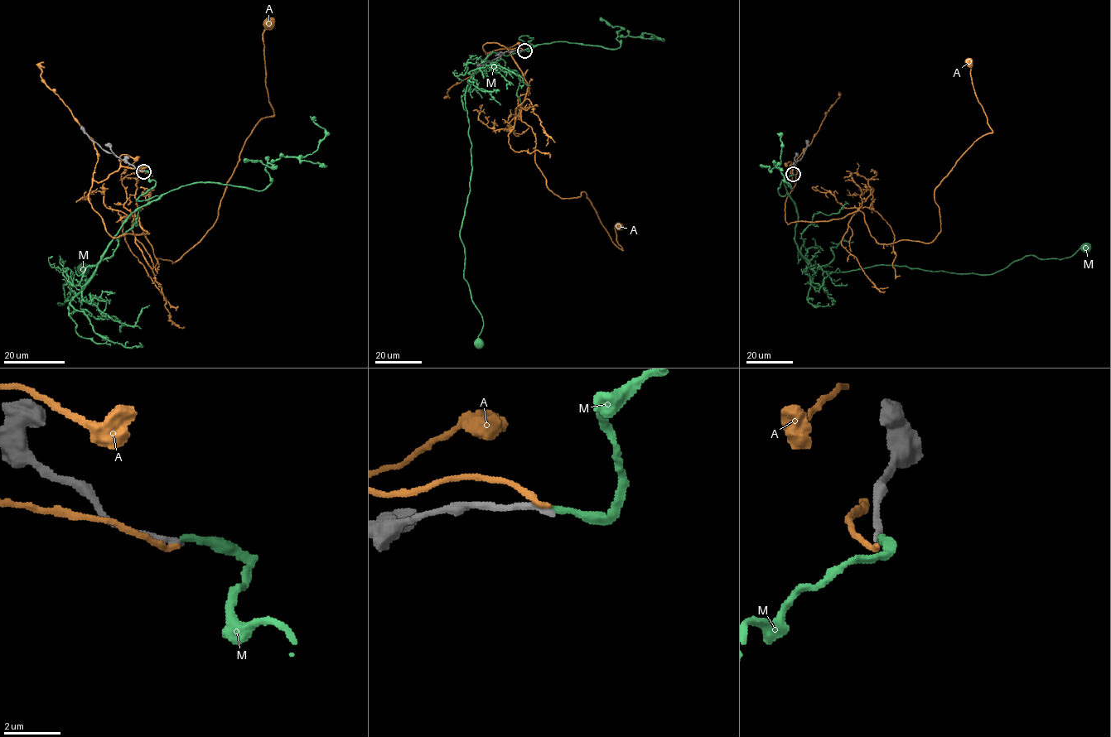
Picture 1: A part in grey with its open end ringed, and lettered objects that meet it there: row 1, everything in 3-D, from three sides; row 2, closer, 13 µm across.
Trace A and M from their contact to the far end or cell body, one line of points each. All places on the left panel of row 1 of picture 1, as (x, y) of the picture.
A: (142, 171), (88, 199), (175, 262), (274, 114), (268, 23)
M: (143, 171), (155, 185), (137, 199), (159, 197), (58, 305), (70, 278), (89, 282), (82, 268)

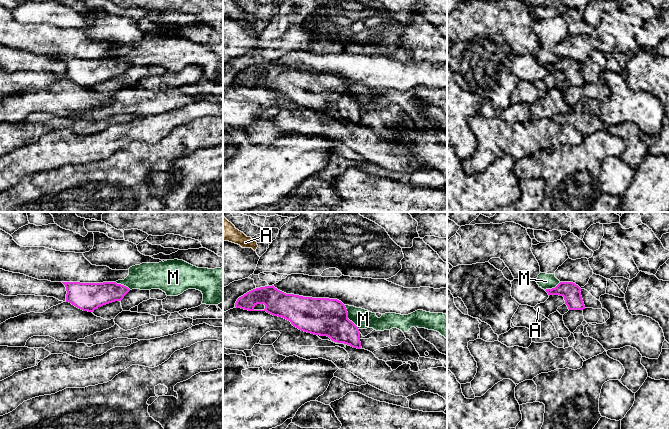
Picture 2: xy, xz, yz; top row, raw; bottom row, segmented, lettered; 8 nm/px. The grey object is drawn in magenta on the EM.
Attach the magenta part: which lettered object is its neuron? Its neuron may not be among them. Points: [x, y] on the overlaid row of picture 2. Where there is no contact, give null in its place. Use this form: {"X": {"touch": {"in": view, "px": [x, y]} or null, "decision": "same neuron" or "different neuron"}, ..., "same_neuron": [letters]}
{"A": {"touch": null, "decision": "different neuron"}, "M": {"touch": {"in": "xz", "px": [347, 317]}, "decision": "different neuron"}, "same_neuron": []}

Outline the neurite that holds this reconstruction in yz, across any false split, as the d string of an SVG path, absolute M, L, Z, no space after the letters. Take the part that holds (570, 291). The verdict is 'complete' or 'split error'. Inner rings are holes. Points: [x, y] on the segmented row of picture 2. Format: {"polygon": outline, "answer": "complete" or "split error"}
{"polygon": "M560 282L555 288L545 290L548 295L563 296L565 303L557 311L564 315L569 310L583 310L585 305L581 296L581 288L573 282Z", "answer": "split error"}

